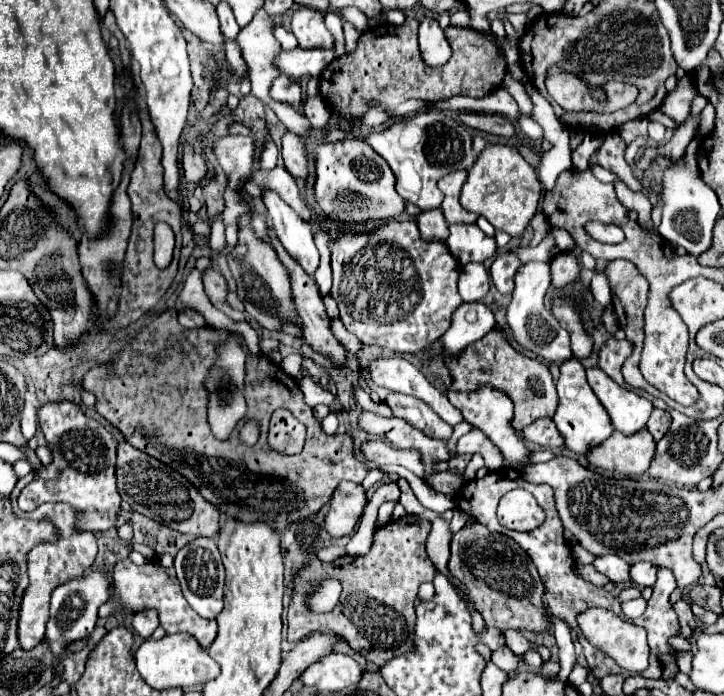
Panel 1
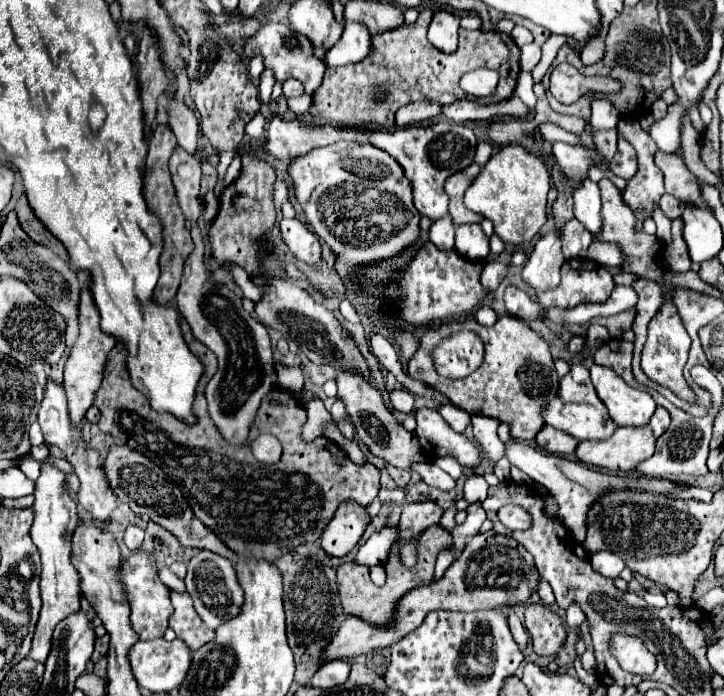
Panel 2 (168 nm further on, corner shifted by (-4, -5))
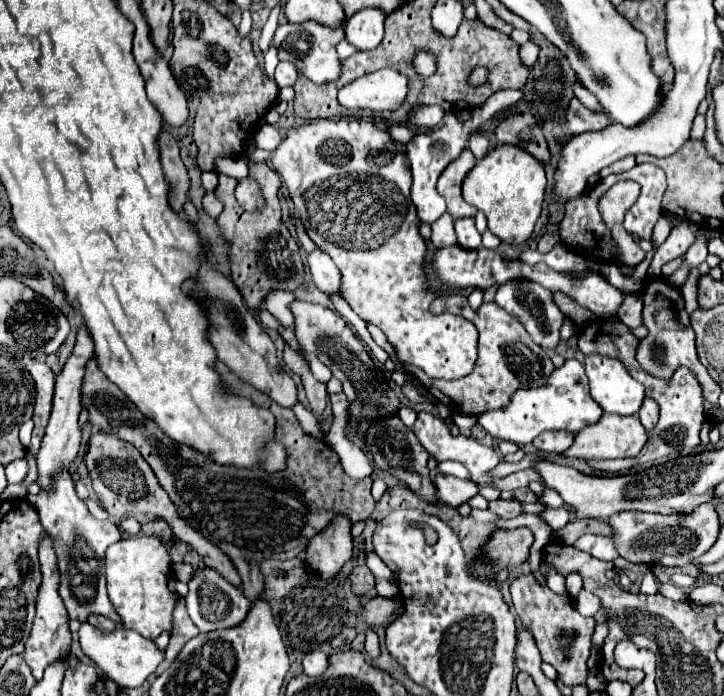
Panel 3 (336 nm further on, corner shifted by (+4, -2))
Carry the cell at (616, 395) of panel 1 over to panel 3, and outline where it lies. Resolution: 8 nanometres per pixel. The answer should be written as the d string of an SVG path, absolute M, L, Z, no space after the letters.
M586 355L584 365L590 379L590 395L606 413L638 413L644 401L644 387L624 369L624 363L608 355Z

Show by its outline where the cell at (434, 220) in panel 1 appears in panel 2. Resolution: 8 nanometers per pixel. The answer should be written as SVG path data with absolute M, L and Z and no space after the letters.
M450 216L438 218L436 222L432 222L430 226L430 242L440 248L440 250L448 250L454 248L454 224Z

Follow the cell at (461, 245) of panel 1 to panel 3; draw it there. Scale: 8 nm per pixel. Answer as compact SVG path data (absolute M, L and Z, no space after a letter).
M458 219L456 233L458 233L458 245L464 249L478 249L482 245L482 235L476 231L474 219Z

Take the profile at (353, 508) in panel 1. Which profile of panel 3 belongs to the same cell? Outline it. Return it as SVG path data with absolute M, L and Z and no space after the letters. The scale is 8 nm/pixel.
M336 517L326 529L322 529L306 547L308 567L326 581L330 581L346 561L352 557L352 535L350 521Z

